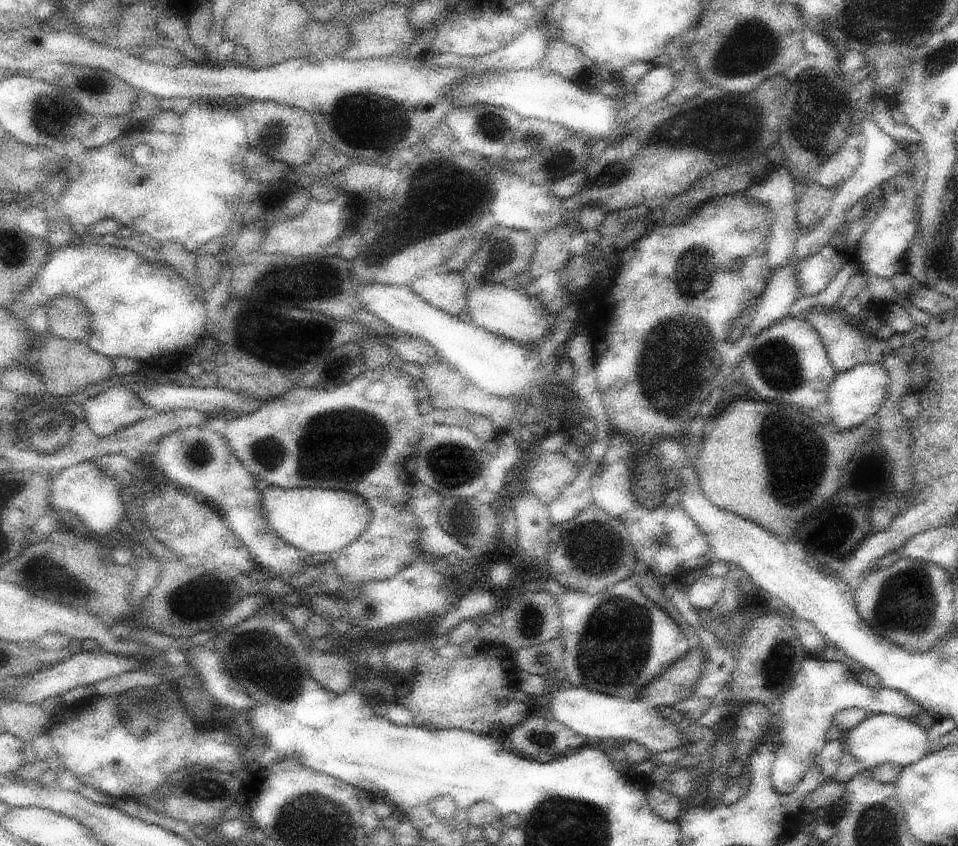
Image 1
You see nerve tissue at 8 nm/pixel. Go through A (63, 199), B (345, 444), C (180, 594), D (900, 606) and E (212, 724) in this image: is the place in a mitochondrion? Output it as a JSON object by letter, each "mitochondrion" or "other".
{"A":"other","B":"mitochondrion","C":"mitochondrion","D":"mitochondrion","E":"other"}

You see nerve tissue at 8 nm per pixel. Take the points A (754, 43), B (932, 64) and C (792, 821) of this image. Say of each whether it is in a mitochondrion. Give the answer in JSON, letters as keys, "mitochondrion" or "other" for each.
{"A":"mitochondrion","B":"mitochondrion","C":"other"}

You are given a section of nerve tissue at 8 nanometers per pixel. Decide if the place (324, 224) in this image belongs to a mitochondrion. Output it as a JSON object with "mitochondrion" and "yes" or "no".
{"mitochondrion":"no"}

